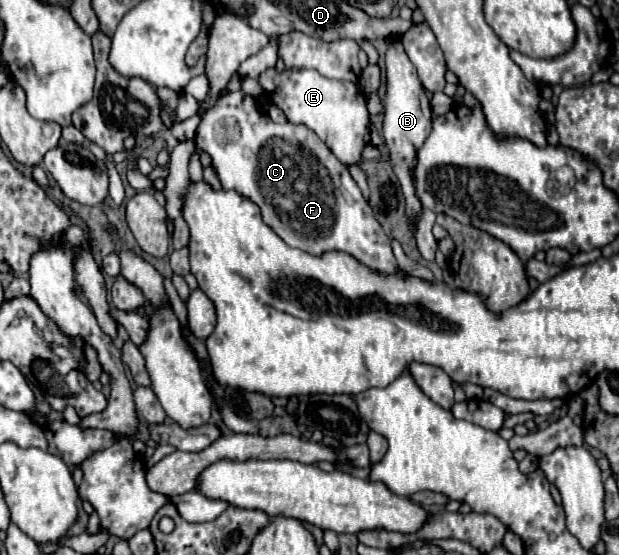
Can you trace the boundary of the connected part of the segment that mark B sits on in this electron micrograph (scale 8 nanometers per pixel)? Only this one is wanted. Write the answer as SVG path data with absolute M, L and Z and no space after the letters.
M399 38L389 40L387 52L385 52L385 76L387 76L387 92L385 92L385 100L383 100L383 138L387 142L389 154L393 156L391 164L393 170L401 182L403 194L407 198L407 218L411 222L413 228L413 218L415 214L421 210L421 202L415 196L415 188L409 176L409 170L415 166L415 152L417 148L425 142L425 138L431 132L431 104L425 96L423 84L417 76L417 70L413 68L409 56L403 50L403 44Z

